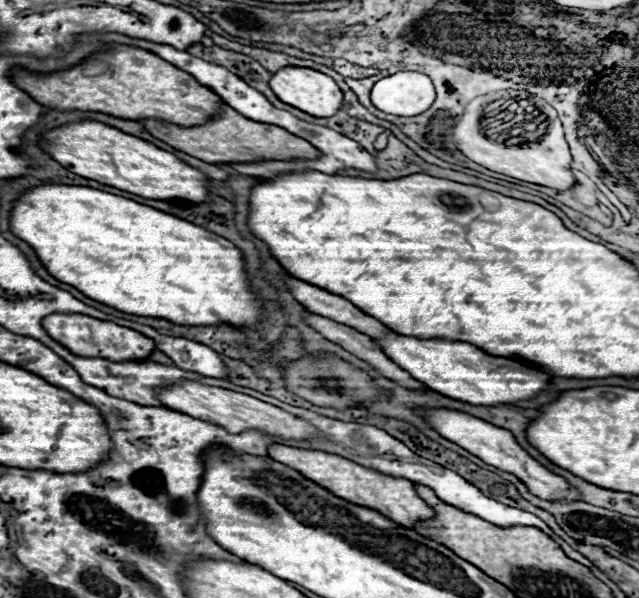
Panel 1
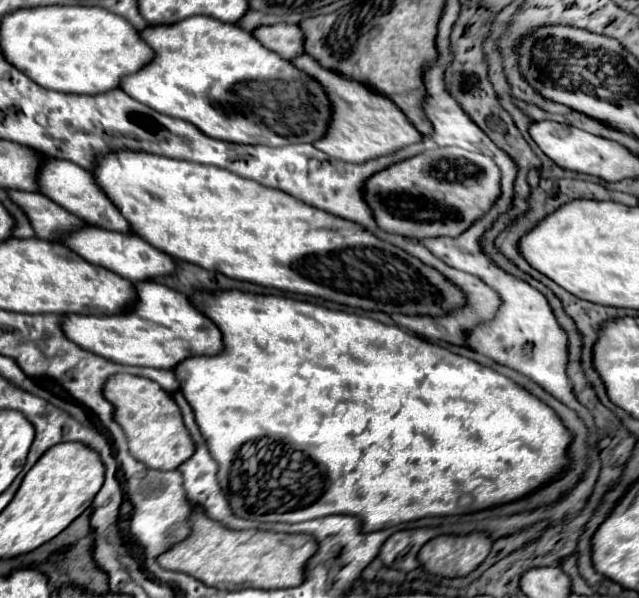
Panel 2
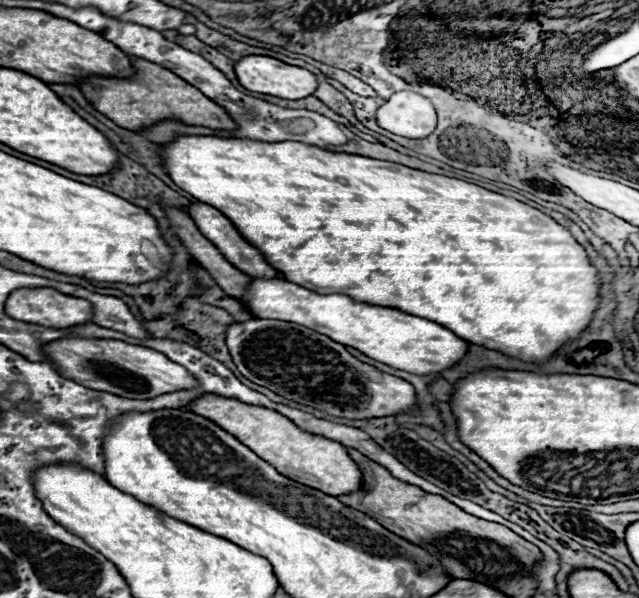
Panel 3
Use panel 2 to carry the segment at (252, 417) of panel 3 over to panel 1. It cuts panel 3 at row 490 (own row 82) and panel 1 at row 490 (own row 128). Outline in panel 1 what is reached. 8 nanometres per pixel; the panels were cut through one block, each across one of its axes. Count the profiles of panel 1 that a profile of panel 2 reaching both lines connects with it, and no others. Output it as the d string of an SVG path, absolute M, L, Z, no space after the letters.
M270 446L268 454L270 454L270 458L298 470L302 476L310 478L312 482L322 484L334 496L348 500L348 502L354 502L358 506L374 508L382 516L394 520L396 524L400 524L404 528L414 528L418 522L434 518L434 510L430 510L430 506L426 506L426 502L422 502L422 498L418 498L418 492L414 490L414 484L410 480L392 478L392 476L380 474L372 468L364 468L364 466L352 462L352 460L342 458L342 456L318 452L318 450L300 450L300 448L290 448L290 446Z

